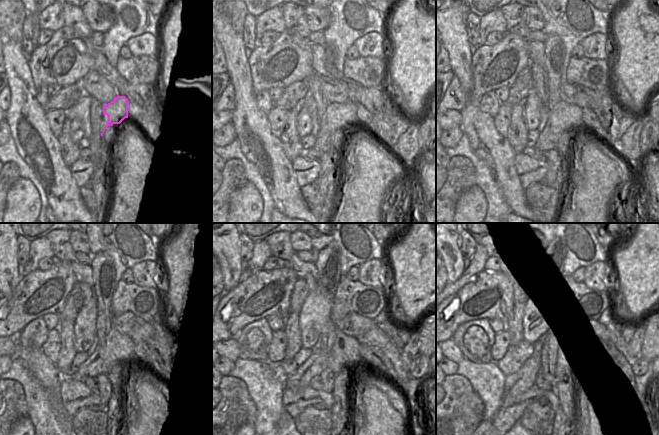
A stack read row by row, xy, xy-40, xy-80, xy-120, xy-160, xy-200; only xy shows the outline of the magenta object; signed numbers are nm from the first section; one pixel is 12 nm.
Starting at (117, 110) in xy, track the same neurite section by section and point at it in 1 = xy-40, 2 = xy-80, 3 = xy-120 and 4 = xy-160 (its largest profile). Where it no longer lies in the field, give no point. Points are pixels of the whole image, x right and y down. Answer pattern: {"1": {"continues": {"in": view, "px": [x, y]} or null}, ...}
{"1": {"continues": {"in": "xy-40", "px": [345, 114]}}, "2": {"continues": {"in": "xy-80", "px": [569, 115]}}, "3": {"continues": {"in": "xy-120", "px": [121, 348]}}, "4": {"continues": {"in": "xy-160", "px": [345, 351]}}}

